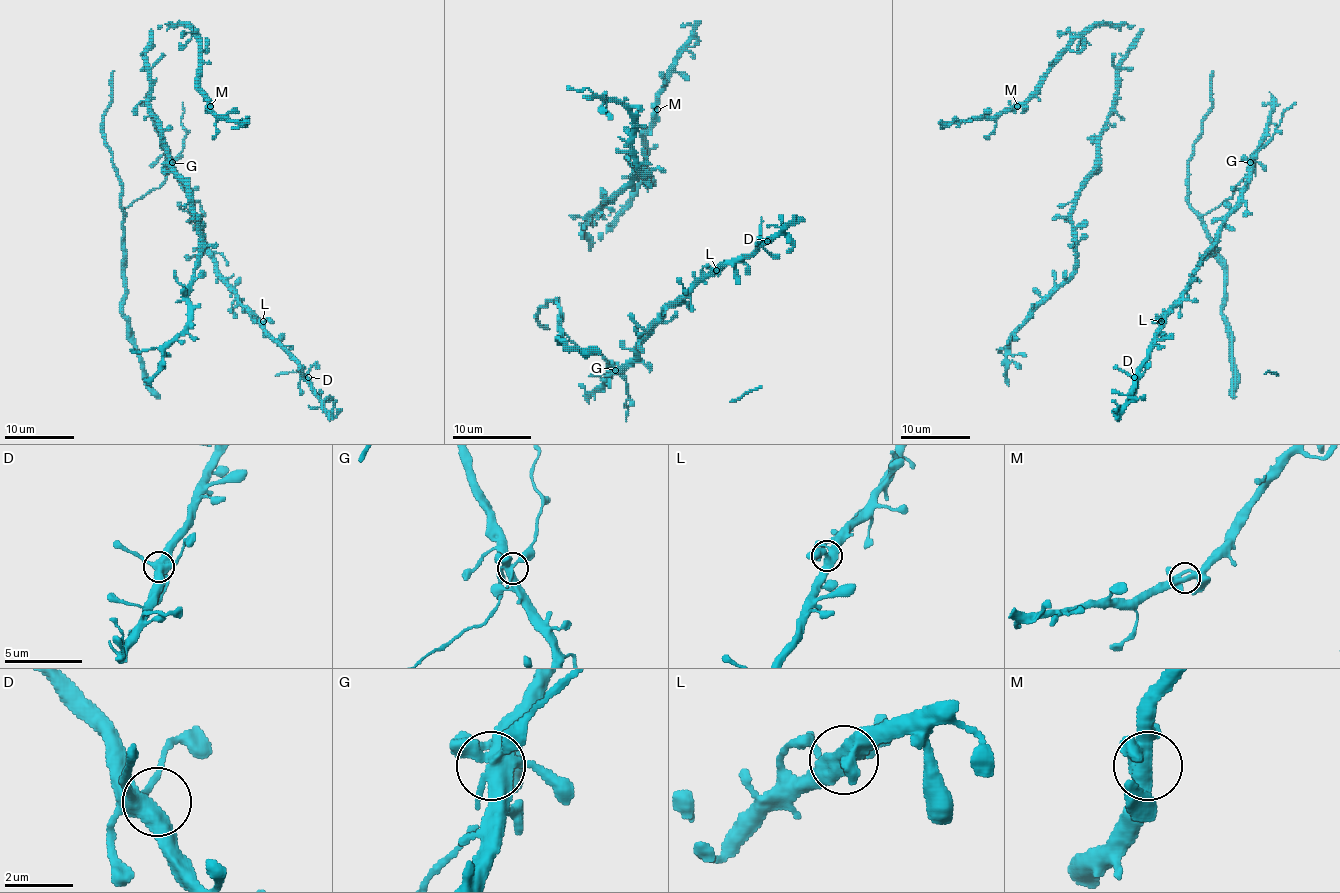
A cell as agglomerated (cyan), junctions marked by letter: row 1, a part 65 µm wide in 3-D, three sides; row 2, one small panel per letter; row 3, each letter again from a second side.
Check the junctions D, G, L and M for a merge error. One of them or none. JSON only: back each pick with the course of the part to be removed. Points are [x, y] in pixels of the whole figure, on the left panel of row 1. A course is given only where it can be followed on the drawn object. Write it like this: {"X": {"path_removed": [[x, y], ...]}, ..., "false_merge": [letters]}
{"false_merge": []}

